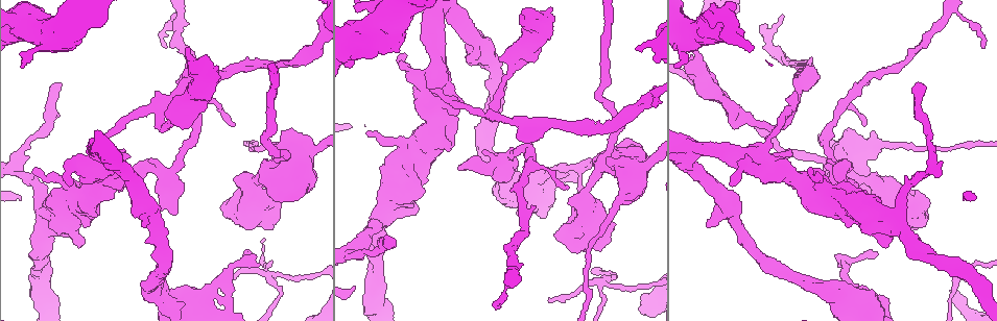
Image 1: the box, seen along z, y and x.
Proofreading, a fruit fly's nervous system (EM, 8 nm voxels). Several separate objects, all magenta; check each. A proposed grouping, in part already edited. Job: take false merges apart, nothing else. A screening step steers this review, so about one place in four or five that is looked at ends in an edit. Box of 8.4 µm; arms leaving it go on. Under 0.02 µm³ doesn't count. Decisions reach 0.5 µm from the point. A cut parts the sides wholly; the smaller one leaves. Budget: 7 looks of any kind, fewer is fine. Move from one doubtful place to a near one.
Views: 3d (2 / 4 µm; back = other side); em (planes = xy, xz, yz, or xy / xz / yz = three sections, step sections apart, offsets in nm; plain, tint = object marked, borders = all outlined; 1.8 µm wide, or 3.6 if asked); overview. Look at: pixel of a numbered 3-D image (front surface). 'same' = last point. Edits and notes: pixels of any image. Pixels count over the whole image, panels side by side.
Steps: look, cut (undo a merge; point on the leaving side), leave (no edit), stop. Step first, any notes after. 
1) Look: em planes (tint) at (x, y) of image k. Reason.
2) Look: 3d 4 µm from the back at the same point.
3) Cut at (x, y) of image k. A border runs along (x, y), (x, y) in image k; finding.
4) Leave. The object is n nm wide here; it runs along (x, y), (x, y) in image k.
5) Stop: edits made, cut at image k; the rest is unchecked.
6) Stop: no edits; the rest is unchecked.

Look: 3d 4 µm at (430, 86) of image 1. Four arms meet.

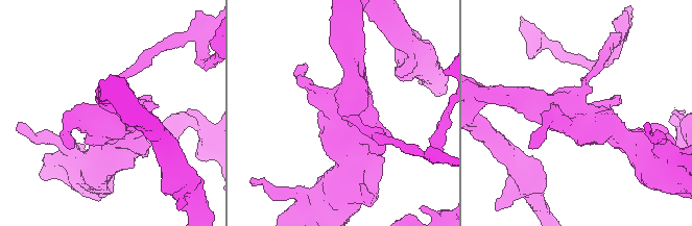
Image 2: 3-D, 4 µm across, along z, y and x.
Look: em planes (tint) at (110, 118) of image 2. Need the tissue.

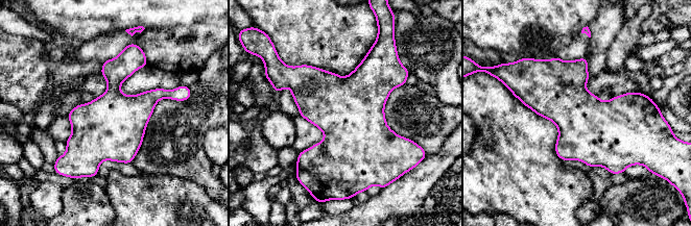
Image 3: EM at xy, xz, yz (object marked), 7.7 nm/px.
Leave. One neuron here.

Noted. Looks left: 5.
Look: em planes (tint) at (435, 9) of image 1. Abrupt turn.

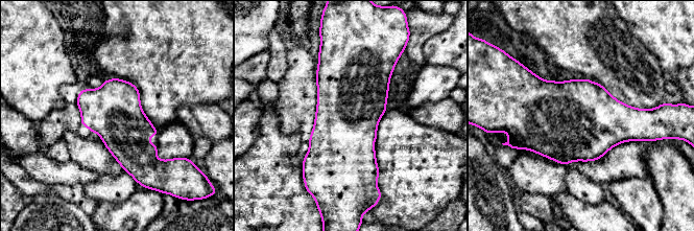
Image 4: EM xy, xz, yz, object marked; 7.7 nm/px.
Leave. One neuron here.

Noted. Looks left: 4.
Look: 3d 4 µm from the back at (958, 279) of image 1. Sharp bend.

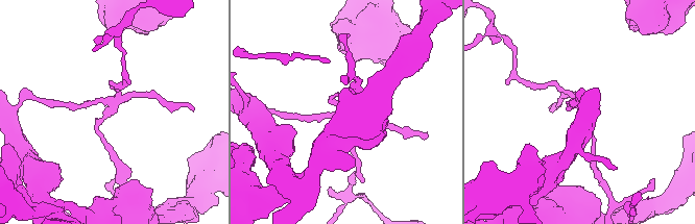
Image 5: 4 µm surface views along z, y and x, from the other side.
Look: em planes (tint) at (110, 105) of image 5. Need the tissue.

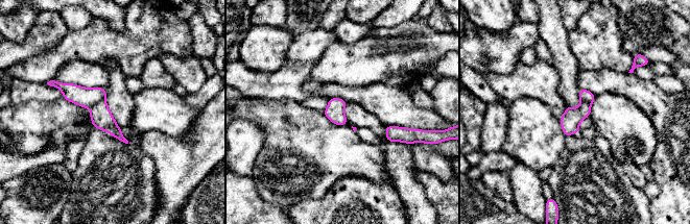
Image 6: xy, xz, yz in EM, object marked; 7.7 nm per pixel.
Cut at (101, 117) of image 6. A border runs along (103, 99), (90, 107) in image 6; two neurons meet here.

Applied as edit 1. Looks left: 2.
Stop: edits made, cut at image 6; the rest is unchecked.

